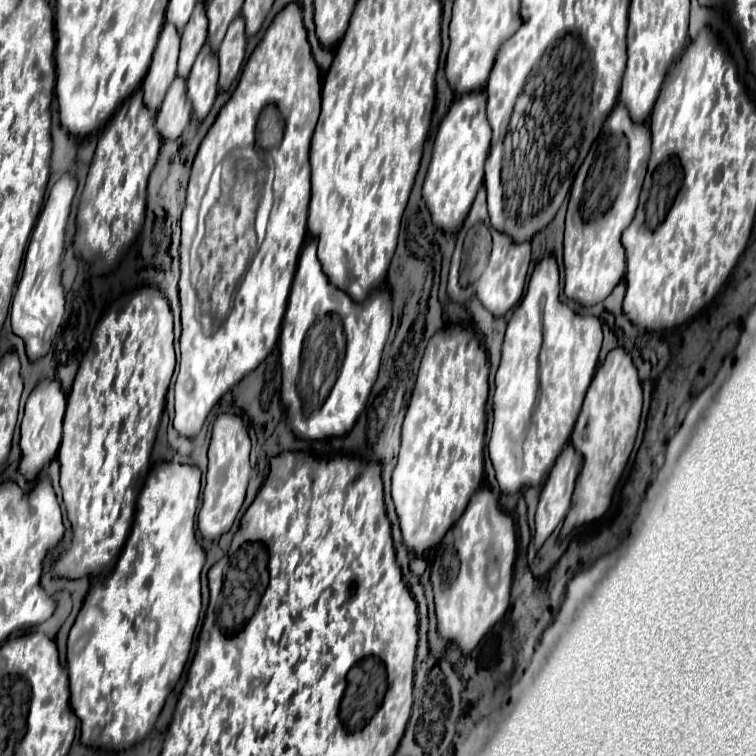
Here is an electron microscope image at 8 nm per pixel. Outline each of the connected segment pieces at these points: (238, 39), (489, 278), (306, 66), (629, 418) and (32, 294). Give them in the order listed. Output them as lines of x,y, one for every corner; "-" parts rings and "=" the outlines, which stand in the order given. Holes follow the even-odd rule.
235,18
227,30
227,36
219,48
219,86
221,90
229,90
235,78
239,76
243,58
245,58
245,22
243,18
=
491,228
493,234
493,250
491,250
491,258
489,264
485,268
485,272
481,274
481,278
469,288
469,292
495,316
501,318
507,310
511,310
523,296
525,290
525,282
527,282
527,270
529,270
529,262
531,262
531,244
523,242
523,244
515,244
507,234
501,234
497,230
=
289,4
283,12
277,14
273,24
267,28
267,34
247,60
239,84
229,98
229,102
219,112
215,124
209,128
203,138
199,152
193,162
191,180
187,188
187,204
181,218
181,362
179,376
175,384
175,430
185,438
195,438
213,406
229,392
243,376
253,372
275,348
281,332
283,314
297,270
299,252
307,236
307,210
311,194
311,168
309,168
309,148
315,124
321,112
321,74
319,66
313,60
307,32
303,28
301,8
-
275,104
285,120
283,142
275,150
275,206
269,218
267,236
259,246
249,272
245,274
241,286
234,295
234,306
223,326
213,334
205,336
197,312
195,288
189,280
189,244
193,242
197,230
197,212
201,198
207,190
209,178
215,166
235,148
253,144
253,132
257,128
259,114
265,106
=
615,348
597,368
597,374
587,390
583,410
571,436
571,444
583,456
583,470
575,486
573,506
563,522
563,534
571,532
575,526
589,524
601,518
611,506
617,482
621,480
621,474
627,466
629,454
637,438
641,408
643,394
637,368
633,366
631,356
623,348
=
63,174
59,182
49,192
45,208
37,220
37,226
31,234
29,248
23,262
23,274
17,284
11,302
11,326
13,332
25,342
27,356
31,362
43,358
51,346
51,340
61,326
65,314
65,296
61,286
61,262
65,254
65,224
69,218
71,202
77,190
77,180
69,174

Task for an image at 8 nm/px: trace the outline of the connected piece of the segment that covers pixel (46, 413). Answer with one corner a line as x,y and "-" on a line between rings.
43,380
37,384
37,388
31,392
27,406
25,406
25,416
21,422
21,464
19,470
25,476
27,482
35,482
41,470
57,456
59,444
62,440
63,414
65,414
65,394
59,386
57,380

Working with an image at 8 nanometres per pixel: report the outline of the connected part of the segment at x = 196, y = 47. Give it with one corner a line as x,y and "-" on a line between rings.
197,2
195,12
189,20
189,24
183,30
181,36
181,54
179,54
179,68
177,68
177,76
183,76
183,80
187,80
189,72
191,72
191,64
195,62
201,46
205,44
207,38
207,16
205,16
205,4

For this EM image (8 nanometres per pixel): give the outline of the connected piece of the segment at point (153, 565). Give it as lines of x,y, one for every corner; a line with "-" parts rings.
163,462
149,472
145,488
137,500
133,532
113,568
115,572
107,578
102,576
100,584
93,588
93,596
86,597
69,632
67,668
71,708
81,720
81,742
85,746
112,747
121,752
141,742
143,736
153,730
169,692
181,678
201,614
201,568
205,564
205,554
195,540
199,482
201,472
197,466

